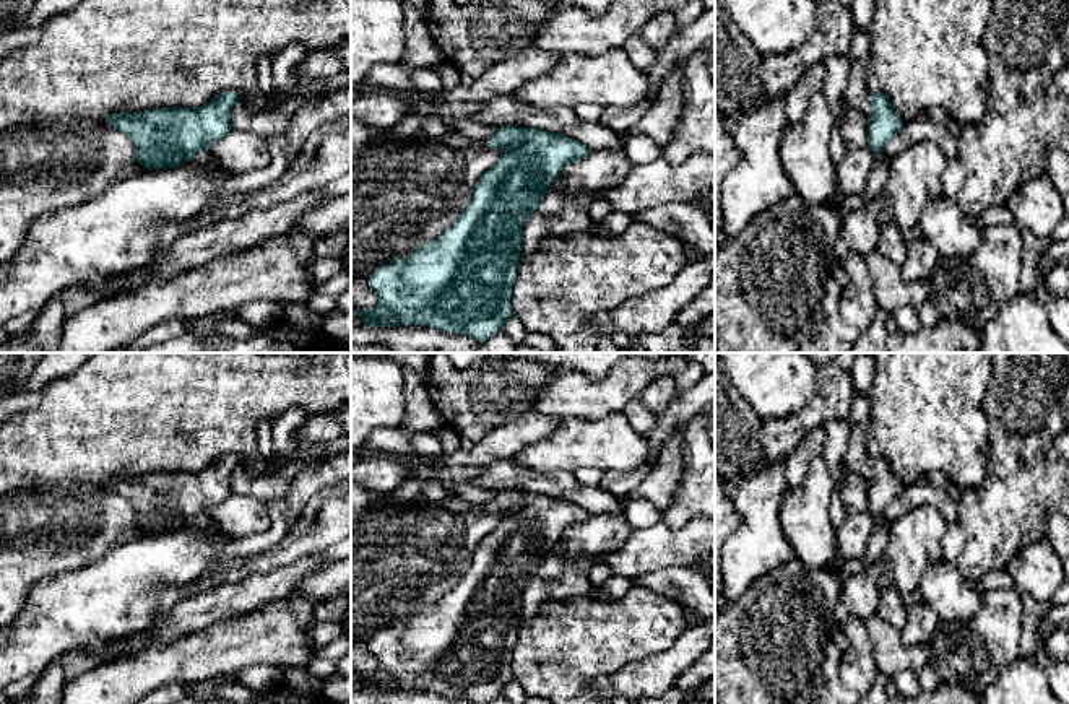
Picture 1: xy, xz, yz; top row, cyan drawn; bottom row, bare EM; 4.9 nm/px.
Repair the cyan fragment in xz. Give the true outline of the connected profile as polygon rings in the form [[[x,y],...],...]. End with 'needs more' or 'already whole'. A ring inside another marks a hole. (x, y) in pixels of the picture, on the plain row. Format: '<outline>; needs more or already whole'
[[[513,489],[496,493],[486,509],[499,512],[502,520],[476,545],[468,571],[455,585],[432,606],[422,606],[405,623],[395,623],[374,634],[367,649],[377,658],[379,668],[356,675],[364,689],[421,689],[489,704],[513,680],[510,663],[520,628],[523,590],[536,577],[551,548],[562,540],[564,530],[585,524],[590,514],[565,499]]]; already whole

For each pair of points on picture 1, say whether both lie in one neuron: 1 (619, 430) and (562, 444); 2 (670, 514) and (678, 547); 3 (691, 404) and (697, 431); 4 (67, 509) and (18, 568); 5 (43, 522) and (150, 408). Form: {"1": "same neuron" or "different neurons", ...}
{"1": "same neuron", "2": "different neurons", "3": "different neurons", "4": "same neuron", "5": "different neurons"}

